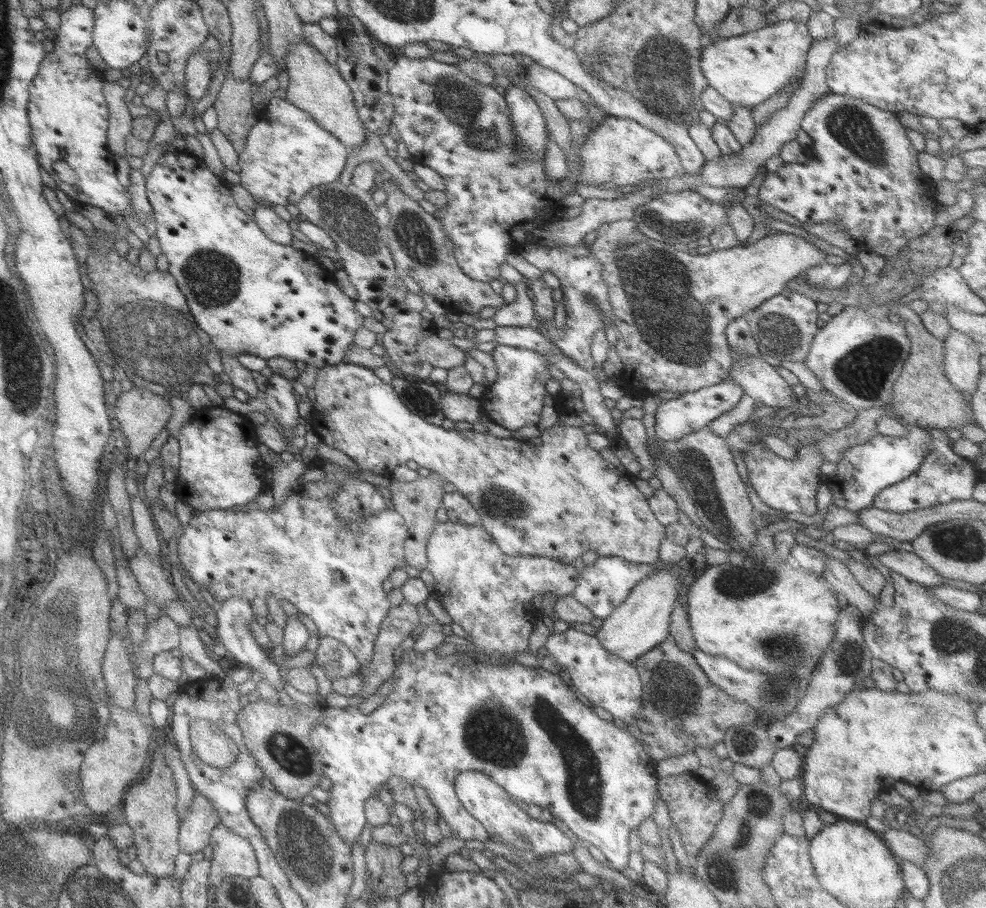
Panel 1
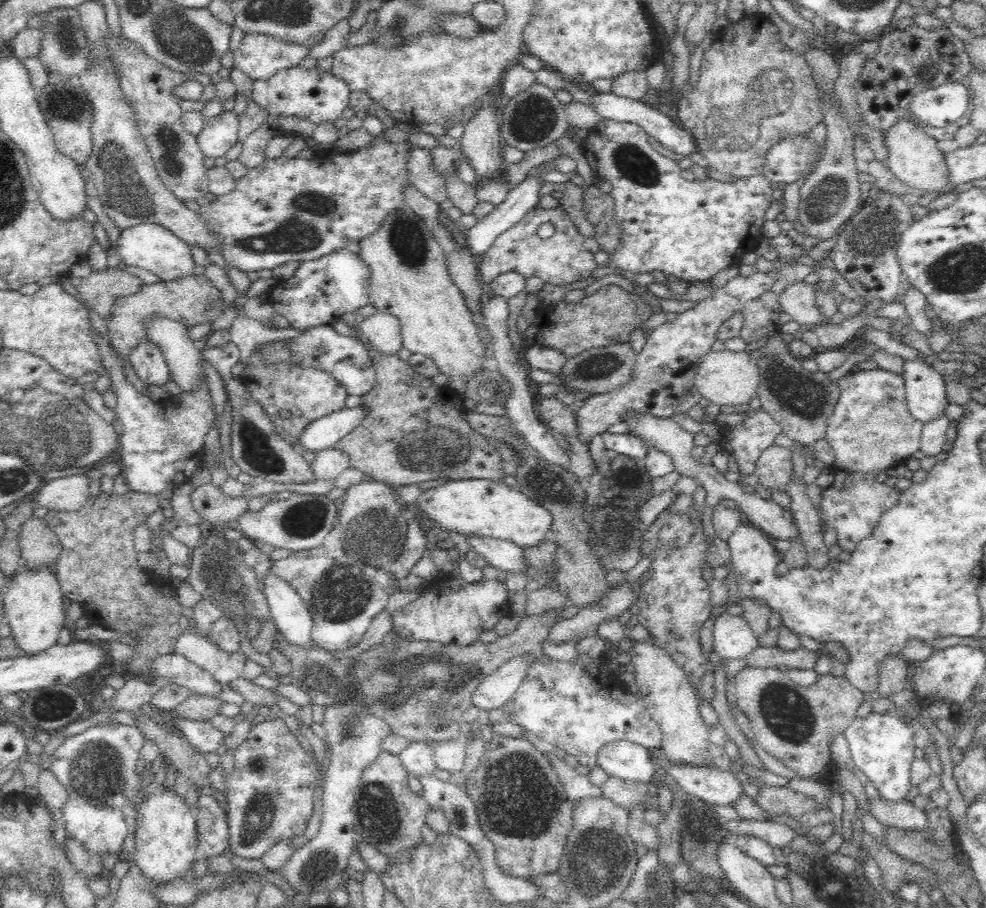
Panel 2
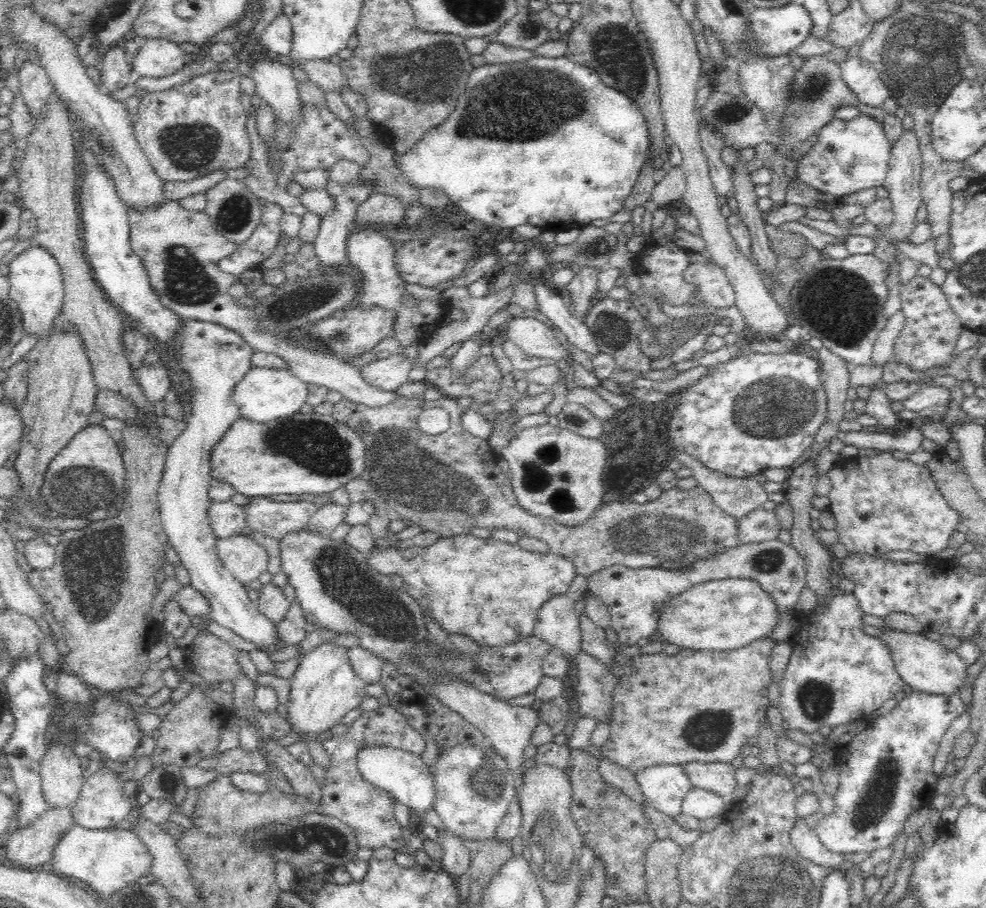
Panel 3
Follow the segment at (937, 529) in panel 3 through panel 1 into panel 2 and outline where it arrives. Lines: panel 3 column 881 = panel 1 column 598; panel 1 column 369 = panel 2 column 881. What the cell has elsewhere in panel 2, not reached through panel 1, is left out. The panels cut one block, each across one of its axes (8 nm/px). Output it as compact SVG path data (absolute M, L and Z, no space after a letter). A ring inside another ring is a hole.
M882 369L849 372L838 380L841 396L836 409L828 421L825 441L836 453L836 464L832 468L835 481L823 491L823 504L820 518L827 520L828 528L835 528L838 543L843 550L853 552L860 542L868 538L876 528L881 514L898 502L897 489L890 489L874 478L887 468L905 464L919 450L922 435L921 422L916 421L909 412L907 390L904 379L898 374Z

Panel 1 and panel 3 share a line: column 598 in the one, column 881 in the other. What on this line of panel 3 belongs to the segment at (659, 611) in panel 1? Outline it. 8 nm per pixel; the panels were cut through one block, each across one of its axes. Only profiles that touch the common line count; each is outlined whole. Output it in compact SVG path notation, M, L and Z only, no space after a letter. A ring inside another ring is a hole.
M886 628L876 635L882 639L890 651L895 669L914 691L933 695L946 695L958 692L966 680L966 665L953 651L948 651L941 643L932 641L925 634L907 633Z

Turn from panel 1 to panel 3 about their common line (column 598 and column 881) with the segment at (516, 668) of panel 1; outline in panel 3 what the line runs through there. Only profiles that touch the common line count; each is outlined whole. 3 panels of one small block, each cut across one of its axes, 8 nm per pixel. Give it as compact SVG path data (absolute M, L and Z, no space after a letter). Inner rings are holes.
M913 690L912 694L899 698L898 706L896 706L892 712L887 714L885 717L882 716L873 720L872 726L866 727L862 730L862 732L858 732L858 734L852 738L852 742L847 745L837 746L834 750L834 754L835 763L839 767L840 790L838 790L838 794L836 794L836 798L833 800L834 806L836 807L835 812L834 814L830 814L830 816L823 815L822 819L815 827L815 832L817 833L820 842L822 842L822 846L831 853L834 853L834 855L842 856L846 856L848 854L854 855L857 853L871 854L872 852L876 852L876 850L892 847L892 844L894 844L894 841L896 840L896 835L903 830L908 817L913 812L919 811L923 807L931 806L932 797L936 794L937 782L939 779L939 777L933 772L933 762L937 754L940 740L942 740L945 736L946 730L948 730L952 721L955 718L958 718L958 716L964 712L966 707L967 705L962 701L962 699L960 699L960 695L958 695L958 693L933 695Z

